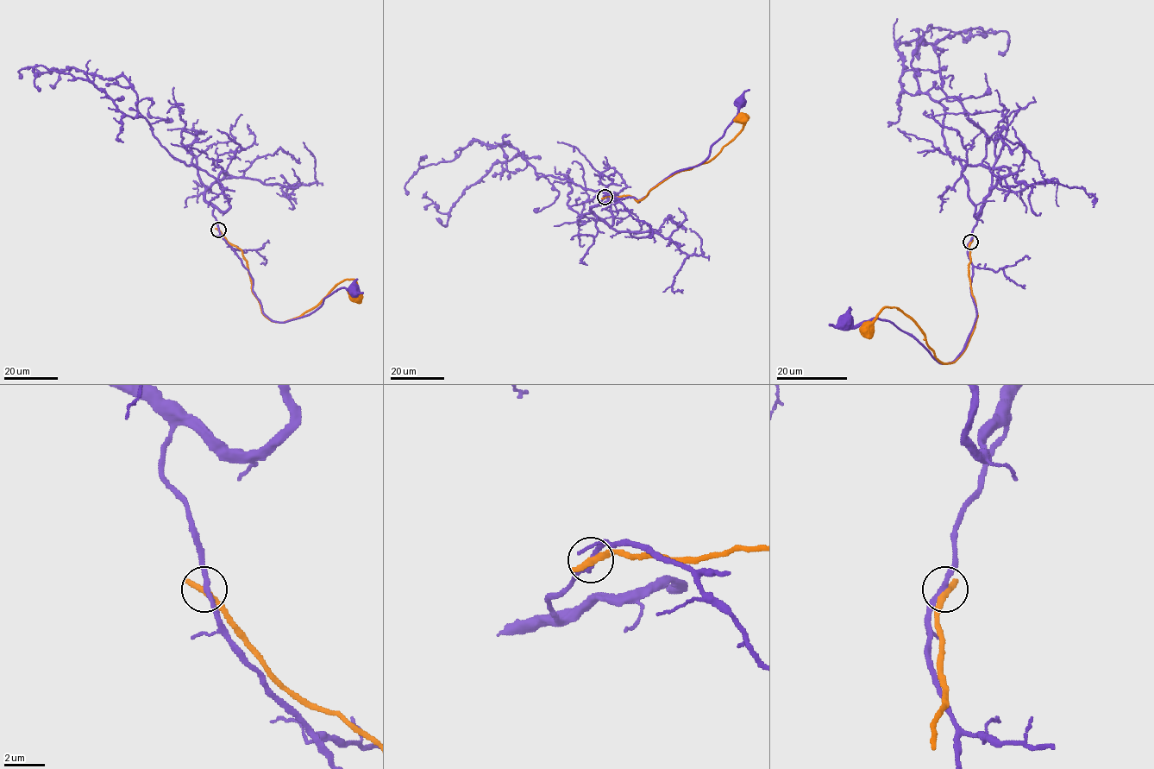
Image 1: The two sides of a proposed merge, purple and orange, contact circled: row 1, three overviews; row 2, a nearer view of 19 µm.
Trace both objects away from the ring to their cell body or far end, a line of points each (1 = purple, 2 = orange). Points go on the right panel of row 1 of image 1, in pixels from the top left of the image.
1: (970, 241), (976, 319), (952, 362), (941, 363), (888, 320), (845, 321)
2: (970, 241), (977, 319), (954, 362), (937, 358), (922, 330), (896, 307), (884, 307), (866, 327)

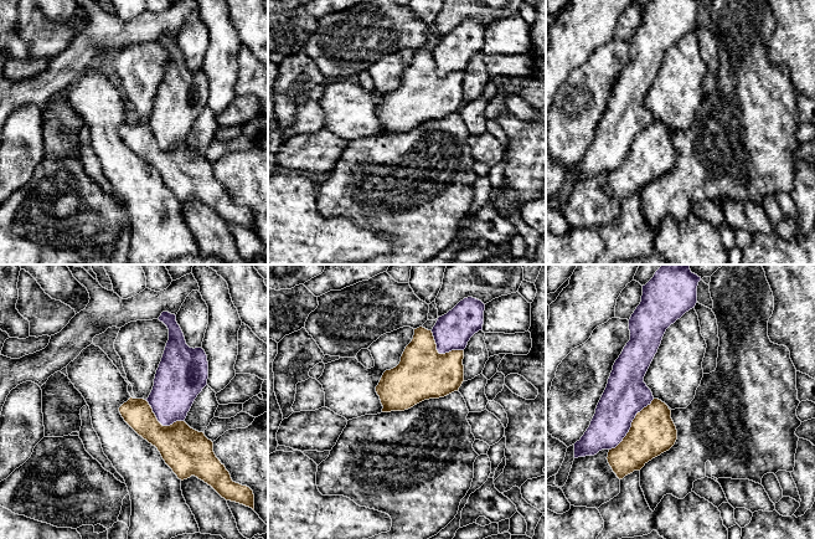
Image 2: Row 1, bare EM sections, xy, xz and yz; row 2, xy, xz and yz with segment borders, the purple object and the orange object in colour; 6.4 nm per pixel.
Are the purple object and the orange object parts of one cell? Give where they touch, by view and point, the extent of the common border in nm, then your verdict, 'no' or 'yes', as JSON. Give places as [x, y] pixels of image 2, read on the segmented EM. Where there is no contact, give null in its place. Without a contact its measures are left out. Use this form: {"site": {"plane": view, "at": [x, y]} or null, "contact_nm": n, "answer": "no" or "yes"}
{"site": {"plane": "yz", "at": [630, 425]}, "contact_nm": 440, "answer": "no"}

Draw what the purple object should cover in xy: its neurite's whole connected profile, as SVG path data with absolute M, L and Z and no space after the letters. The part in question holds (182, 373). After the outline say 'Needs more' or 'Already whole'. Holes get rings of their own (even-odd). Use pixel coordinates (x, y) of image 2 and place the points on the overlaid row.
M163 312L159 320L167 327L169 340L146 401L158 421L170 426L185 421L195 399L207 385L208 361L202 348L186 344L175 314Z. Already whole

